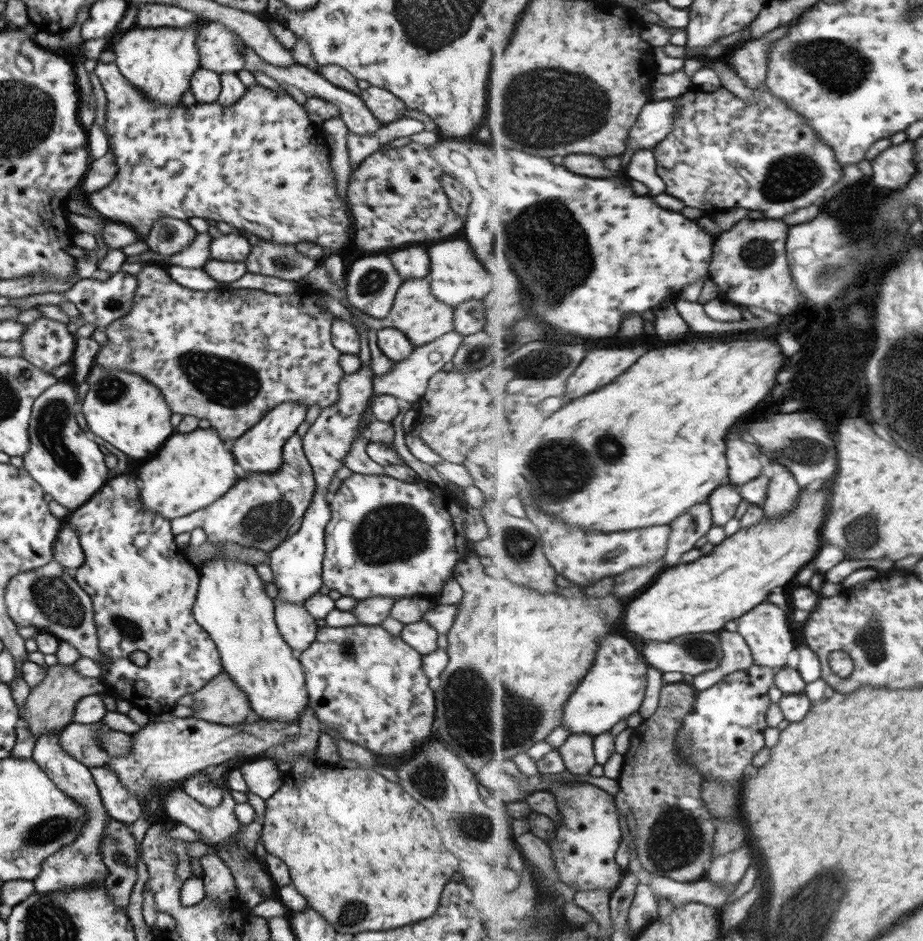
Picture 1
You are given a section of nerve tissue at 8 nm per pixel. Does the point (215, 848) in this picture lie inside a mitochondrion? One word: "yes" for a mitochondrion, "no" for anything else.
no

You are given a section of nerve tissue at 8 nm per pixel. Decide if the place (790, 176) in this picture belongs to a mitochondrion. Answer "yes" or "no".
yes

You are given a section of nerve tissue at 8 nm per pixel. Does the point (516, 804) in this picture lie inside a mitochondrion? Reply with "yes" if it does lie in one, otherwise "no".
no

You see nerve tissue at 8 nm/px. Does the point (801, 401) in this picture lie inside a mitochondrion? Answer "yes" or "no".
no

